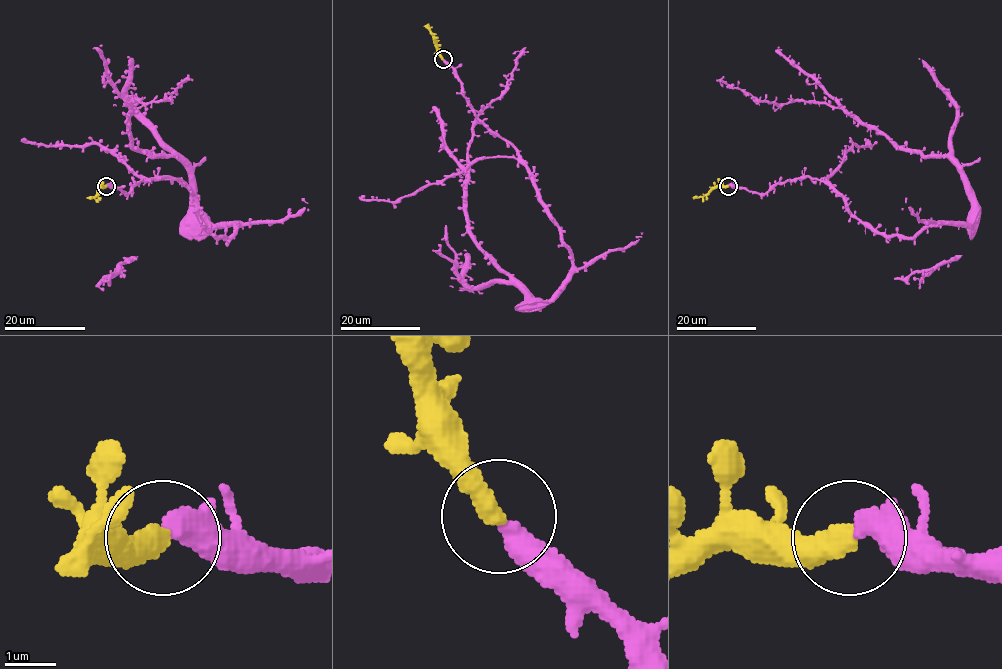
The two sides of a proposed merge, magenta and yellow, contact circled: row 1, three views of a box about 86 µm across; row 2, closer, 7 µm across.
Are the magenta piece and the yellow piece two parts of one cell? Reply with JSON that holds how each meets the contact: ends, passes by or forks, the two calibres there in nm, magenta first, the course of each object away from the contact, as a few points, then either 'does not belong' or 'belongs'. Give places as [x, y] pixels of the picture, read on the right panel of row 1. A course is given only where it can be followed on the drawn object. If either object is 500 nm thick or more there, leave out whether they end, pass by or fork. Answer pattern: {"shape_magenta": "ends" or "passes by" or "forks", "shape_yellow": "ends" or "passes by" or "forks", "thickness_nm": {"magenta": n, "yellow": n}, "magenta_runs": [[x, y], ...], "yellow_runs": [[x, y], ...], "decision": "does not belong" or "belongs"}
{"shape_magenta": "ends", "shape_yellow": "ends", "thickness_nm": {"magenta": 440, "yellow": 480}, "magenta_runs": [[728, 185], [816, 178], [907, 237], [967, 224], [971, 208], [946, 157], [840, 108], [722, 86]], "yellow_runs": [[728, 185], [714, 186], [702, 196], [692, 197]], "decision": "belongs"}

